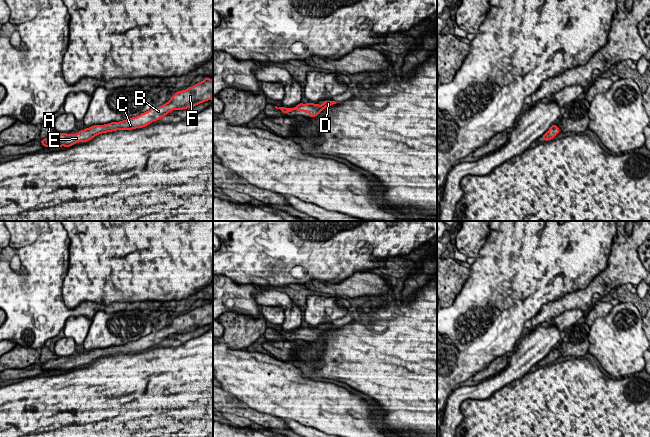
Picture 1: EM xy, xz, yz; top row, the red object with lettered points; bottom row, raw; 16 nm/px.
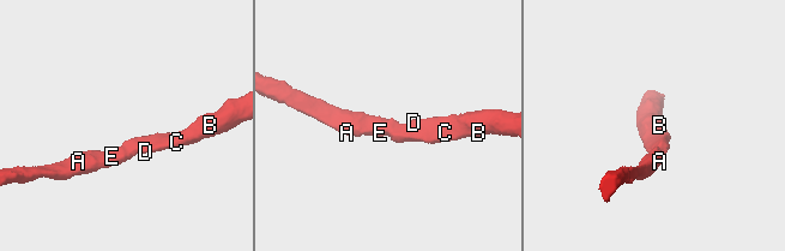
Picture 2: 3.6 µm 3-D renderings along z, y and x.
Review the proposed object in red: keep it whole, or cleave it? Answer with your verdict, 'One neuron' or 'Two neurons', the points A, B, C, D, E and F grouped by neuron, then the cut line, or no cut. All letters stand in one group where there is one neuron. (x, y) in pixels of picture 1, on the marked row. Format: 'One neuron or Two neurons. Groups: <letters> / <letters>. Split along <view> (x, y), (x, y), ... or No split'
One neuron. Groups: A B C D E F. No split

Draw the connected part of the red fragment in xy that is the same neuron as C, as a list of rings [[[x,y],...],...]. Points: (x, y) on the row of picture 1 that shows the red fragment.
[[[204,78],[183,91],[177,91],[171,99],[160,107],[153,107],[147,112],[128,118],[124,121],[111,122],[104,125],[94,125],[85,130],[80,130],[77,134],[59,133],[51,135],[41,140],[44,147],[70,147],[78,142],[86,142],[101,133],[112,132],[116,130],[132,130],[146,127],[148,124],[168,115],[172,110],[183,110],[196,106],[199,103],[213,99],[213,79]]]

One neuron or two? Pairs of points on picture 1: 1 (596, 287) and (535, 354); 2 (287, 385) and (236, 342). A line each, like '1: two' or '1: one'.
1: two
2: two

